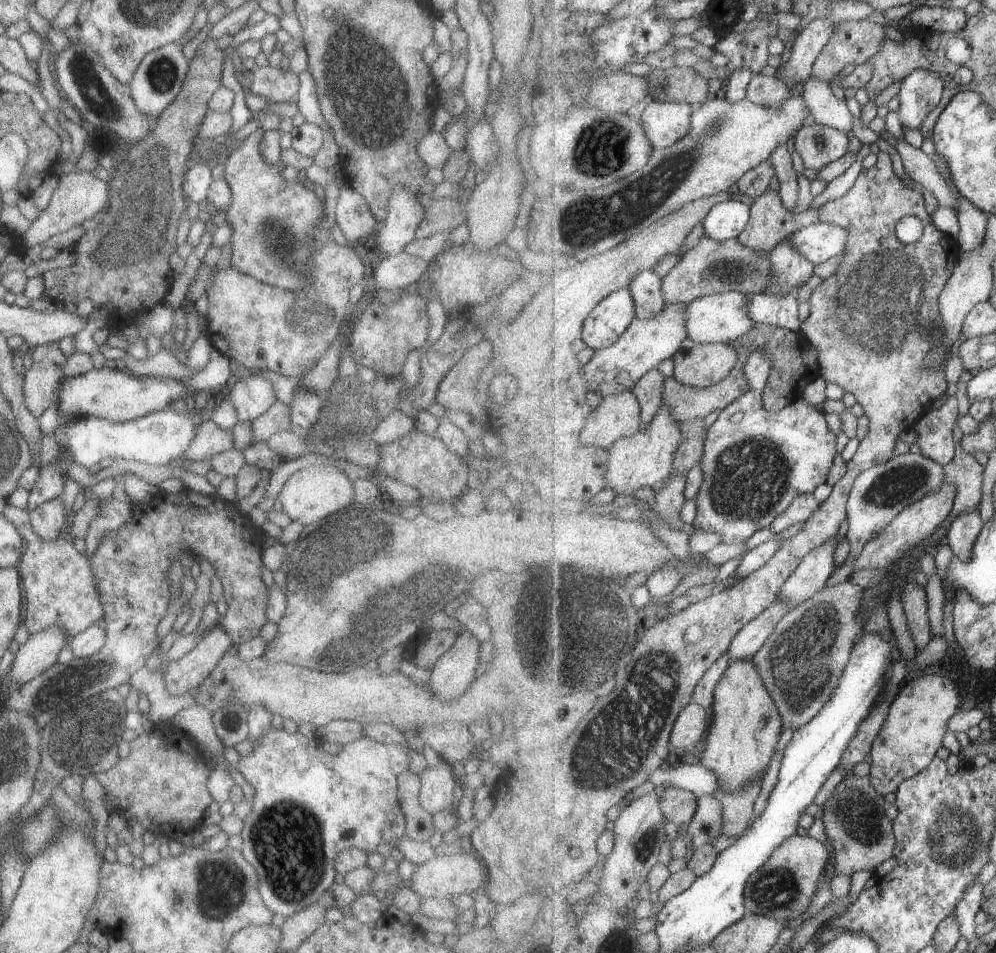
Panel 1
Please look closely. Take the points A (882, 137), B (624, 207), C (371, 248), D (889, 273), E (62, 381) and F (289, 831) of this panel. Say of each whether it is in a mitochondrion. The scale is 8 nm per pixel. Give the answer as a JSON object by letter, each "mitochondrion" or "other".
{"A":"other","B":"mitochondrion","C":"other","D":"mitochondrion","E":"other","F":"mitochondrion"}

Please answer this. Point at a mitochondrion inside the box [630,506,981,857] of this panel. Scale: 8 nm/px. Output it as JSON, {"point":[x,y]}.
{"point":[801,663]}

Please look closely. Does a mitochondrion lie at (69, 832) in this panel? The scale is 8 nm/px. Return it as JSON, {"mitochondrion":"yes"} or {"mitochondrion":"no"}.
{"mitochondrion":"no"}

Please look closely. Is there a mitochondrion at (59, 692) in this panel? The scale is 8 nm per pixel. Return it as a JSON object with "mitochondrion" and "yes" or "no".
{"mitochondrion":"yes"}

